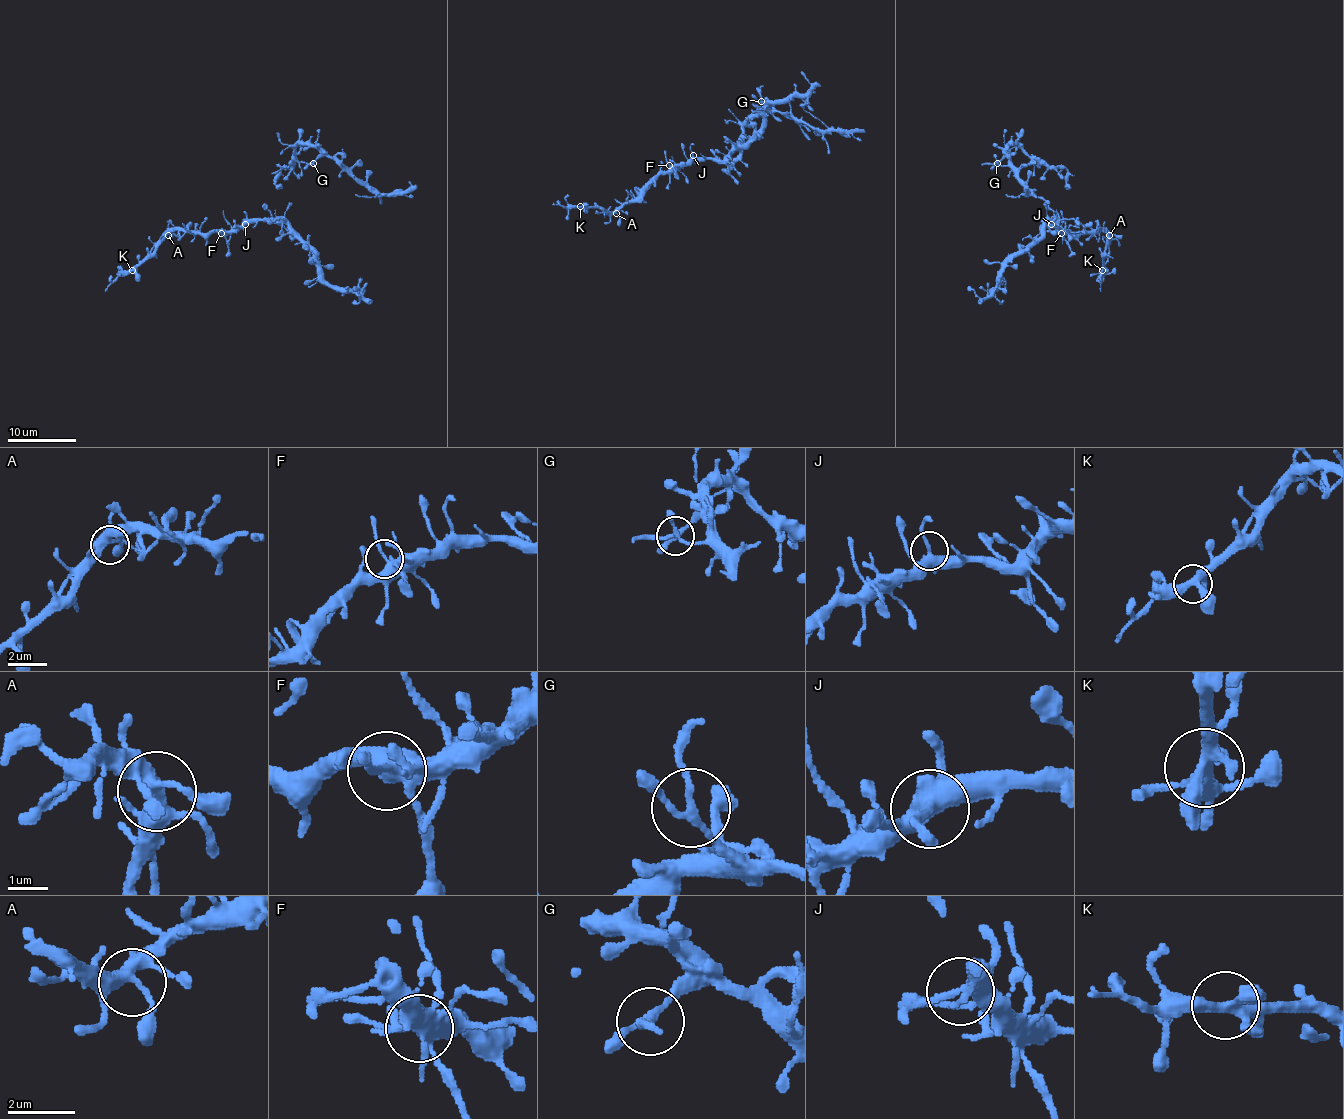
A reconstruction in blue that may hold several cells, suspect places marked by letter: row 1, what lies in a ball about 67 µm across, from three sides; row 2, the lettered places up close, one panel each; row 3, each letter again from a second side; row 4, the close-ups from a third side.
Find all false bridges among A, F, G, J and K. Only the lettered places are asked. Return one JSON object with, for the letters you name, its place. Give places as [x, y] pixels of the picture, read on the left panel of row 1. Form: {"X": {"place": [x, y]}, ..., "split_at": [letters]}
{"split_at": []}

